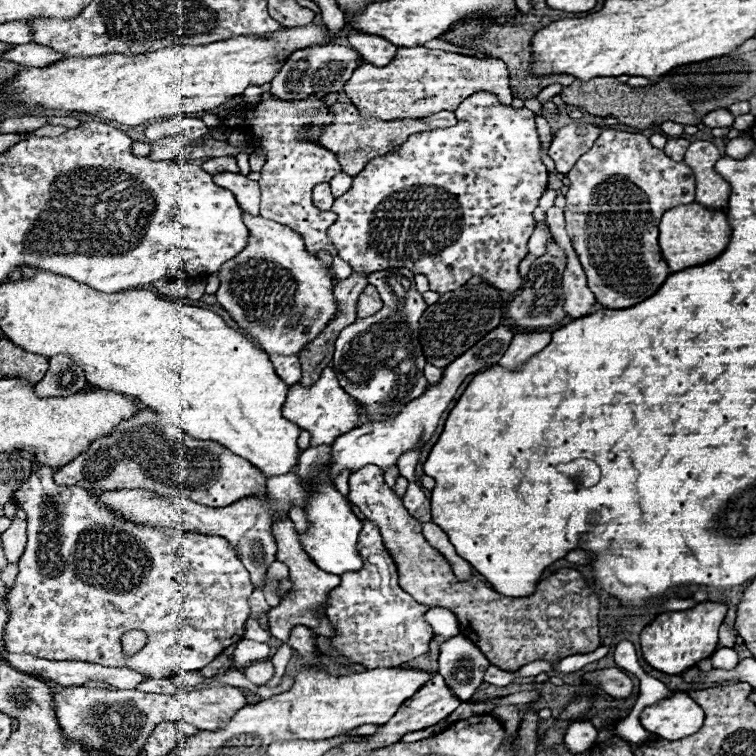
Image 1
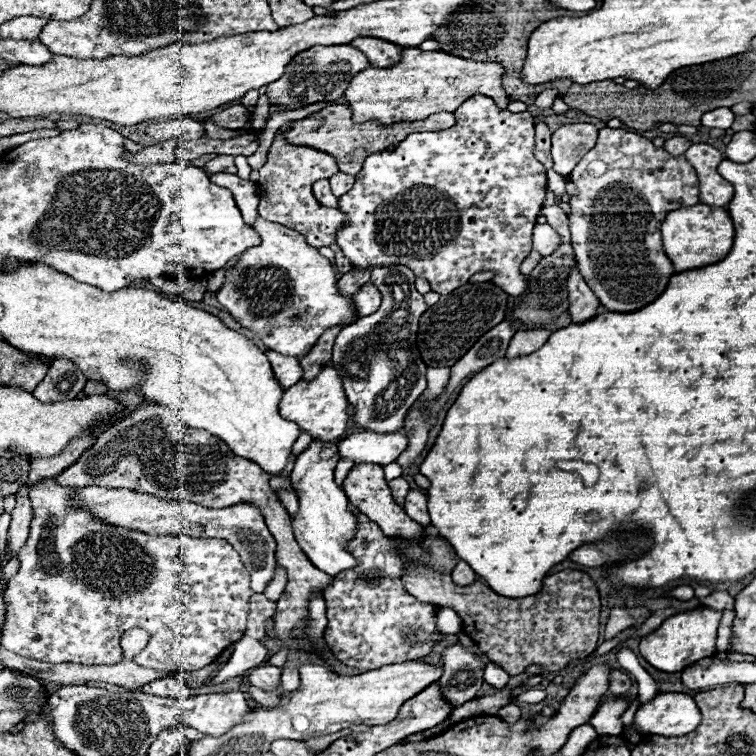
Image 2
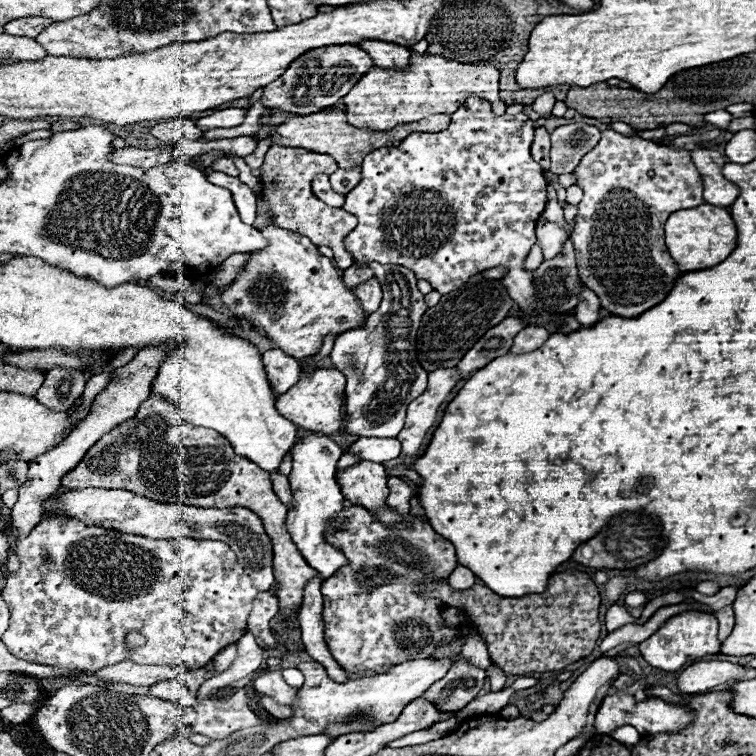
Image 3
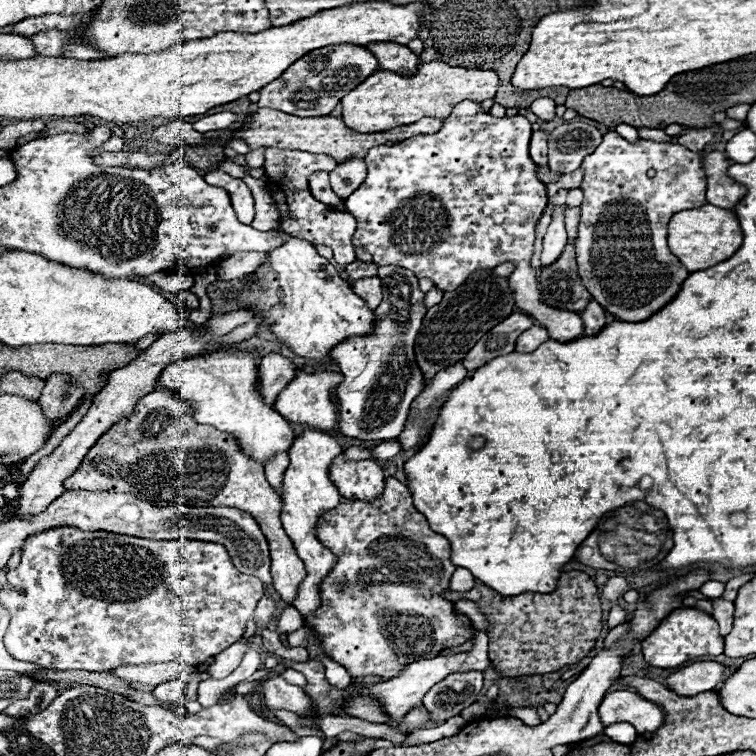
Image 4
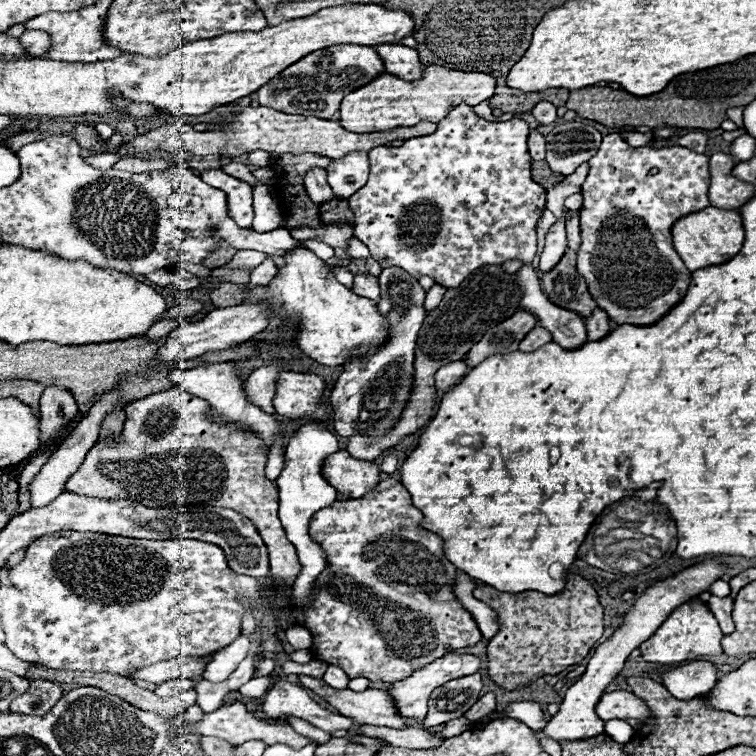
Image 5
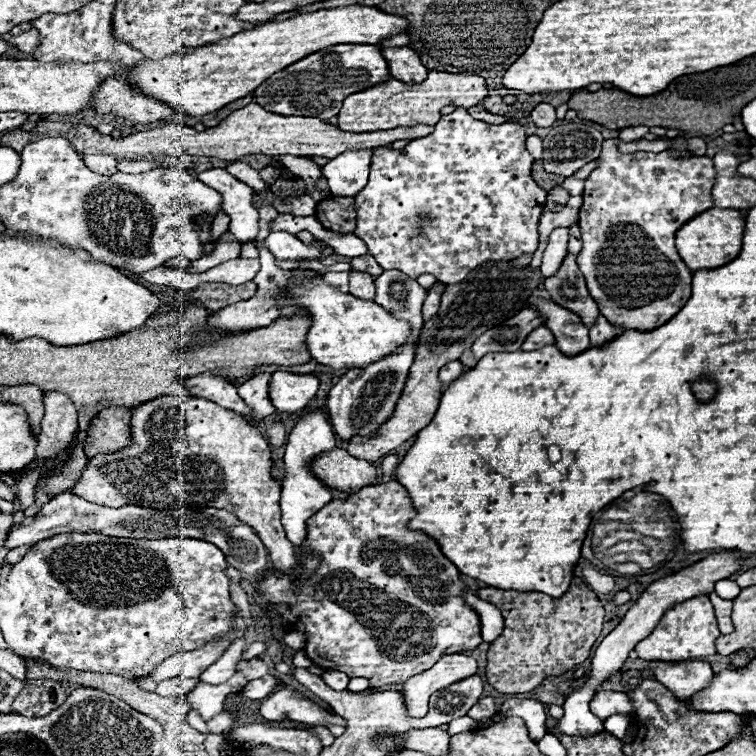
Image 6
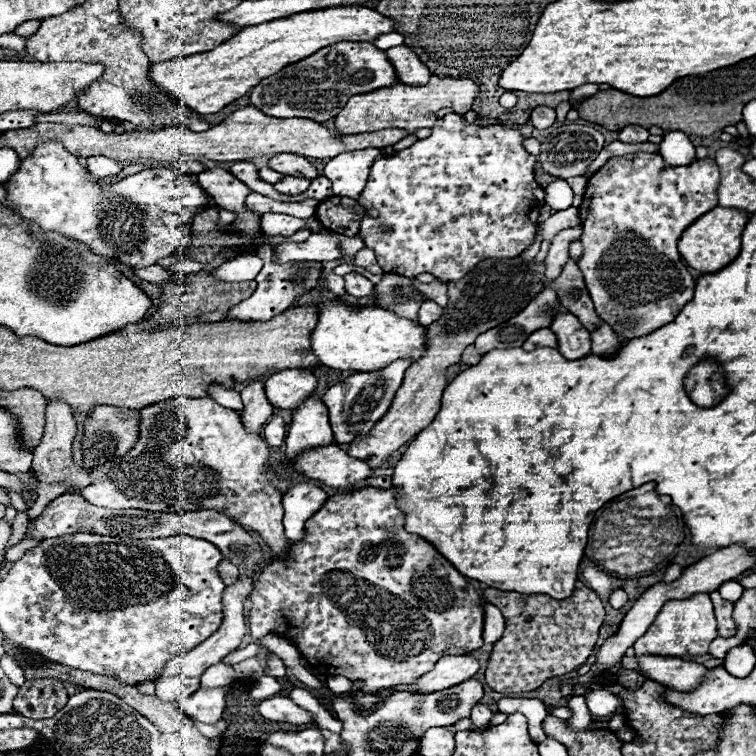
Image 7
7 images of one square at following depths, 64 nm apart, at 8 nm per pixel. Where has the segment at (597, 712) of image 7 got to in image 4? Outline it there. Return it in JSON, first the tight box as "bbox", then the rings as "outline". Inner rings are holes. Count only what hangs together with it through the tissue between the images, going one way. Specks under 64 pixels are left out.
{"bbox":[598,690,664,734],"outline":[[[626,690],[606,694],[598,708],[598,714],[604,726],[614,722],[630,722],[640,734],[646,730],[656,732],[664,722],[664,712],[656,704]]]}

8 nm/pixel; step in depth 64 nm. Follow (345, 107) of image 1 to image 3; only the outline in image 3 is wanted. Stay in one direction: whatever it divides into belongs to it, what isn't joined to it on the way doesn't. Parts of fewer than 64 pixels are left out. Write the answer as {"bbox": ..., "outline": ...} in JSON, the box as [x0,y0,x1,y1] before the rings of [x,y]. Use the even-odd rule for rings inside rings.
{"bbox":[252,108,450,168],"outline":[[[328,108],[328,110],[322,110],[322,112],[310,114],[310,116],[288,118],[278,128],[268,130],[270,116],[272,116],[272,110],[262,114],[262,120],[260,120],[262,128],[256,134],[252,134],[252,138],[256,142],[270,138],[272,144],[282,144],[282,146],[290,146],[290,148],[306,148],[306,150],[318,152],[318,154],[330,154],[338,162],[340,168],[352,168],[352,166],[360,164],[370,150],[376,150],[376,148],[382,148],[382,146],[394,146],[394,144],[402,142],[406,136],[410,136],[410,132],[440,132],[442,128],[446,128],[450,124],[448,114],[434,114],[434,116],[422,118],[422,120],[412,122],[412,124],[398,124],[392,130],[372,132],[372,130],[362,130],[362,128],[350,126],[346,122],[346,112],[336,112],[334,108]]]}

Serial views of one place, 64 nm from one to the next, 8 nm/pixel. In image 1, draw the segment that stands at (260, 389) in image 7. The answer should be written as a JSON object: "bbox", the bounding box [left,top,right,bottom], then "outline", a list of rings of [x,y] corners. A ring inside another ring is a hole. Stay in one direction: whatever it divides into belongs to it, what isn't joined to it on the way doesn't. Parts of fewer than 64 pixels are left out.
{"bbox":[270,354,300,384],"outline":[[[270,354],[270,360],[276,368],[276,374],[288,384],[296,384],[300,380],[300,362],[298,356],[278,356],[278,354]]]}

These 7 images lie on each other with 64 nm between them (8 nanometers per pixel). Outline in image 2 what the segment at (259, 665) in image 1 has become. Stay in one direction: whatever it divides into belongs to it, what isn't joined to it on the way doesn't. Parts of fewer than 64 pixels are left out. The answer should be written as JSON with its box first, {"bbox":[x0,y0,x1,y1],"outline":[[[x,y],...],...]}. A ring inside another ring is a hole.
{"bbox":[250,664,282,692],"outline":[[[264,664],[260,668],[254,668],[250,672],[250,684],[268,692],[268,690],[276,690],[280,686],[280,674],[282,670],[276,668],[276,666],[270,666],[270,664]]]}

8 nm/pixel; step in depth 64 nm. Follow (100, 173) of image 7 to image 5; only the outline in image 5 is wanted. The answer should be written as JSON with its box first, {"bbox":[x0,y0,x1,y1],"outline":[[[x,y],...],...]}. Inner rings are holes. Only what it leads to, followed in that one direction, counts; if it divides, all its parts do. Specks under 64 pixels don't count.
{"bbox":[86,152,122,170],"outline":[[[104,152],[104,154],[96,154],[96,156],[88,156],[86,162],[94,168],[100,168],[100,170],[106,170],[106,168],[112,168],[122,156],[114,154],[114,152]]]}

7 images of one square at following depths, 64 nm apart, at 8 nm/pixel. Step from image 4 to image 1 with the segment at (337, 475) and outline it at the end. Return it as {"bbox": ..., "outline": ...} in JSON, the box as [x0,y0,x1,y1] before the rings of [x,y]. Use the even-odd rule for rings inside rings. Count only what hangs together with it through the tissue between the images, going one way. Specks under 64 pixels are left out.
{"bbox":[348,466,600,672],"outline":[[[366,466],[352,472],[348,488],[348,500],[380,528],[386,548],[398,566],[400,586],[420,604],[452,610],[458,616],[462,634],[472,640],[494,666],[506,672],[518,672],[534,660],[558,664],[566,656],[590,654],[600,646],[600,602],[578,570],[562,568],[554,572],[552,576],[540,580],[538,590],[526,598],[502,596],[478,578],[458,582],[444,556],[422,536],[422,524],[406,512],[402,500],[386,486],[384,472],[380,468]]]}

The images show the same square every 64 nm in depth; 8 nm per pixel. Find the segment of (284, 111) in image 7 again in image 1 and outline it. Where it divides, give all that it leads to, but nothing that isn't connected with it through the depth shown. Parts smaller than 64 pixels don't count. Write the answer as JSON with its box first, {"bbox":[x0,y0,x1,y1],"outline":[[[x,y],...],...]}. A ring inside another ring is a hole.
{"bbox":[270,44,364,100],"outline":[[[326,44],[326,46],[310,46],[304,50],[296,50],[272,80],[270,94],[278,96],[280,100],[306,100],[310,96],[326,98],[332,92],[342,92],[346,80],[350,80],[354,68],[358,68],[360,64],[364,64],[360,60],[360,54],[350,46]]]}

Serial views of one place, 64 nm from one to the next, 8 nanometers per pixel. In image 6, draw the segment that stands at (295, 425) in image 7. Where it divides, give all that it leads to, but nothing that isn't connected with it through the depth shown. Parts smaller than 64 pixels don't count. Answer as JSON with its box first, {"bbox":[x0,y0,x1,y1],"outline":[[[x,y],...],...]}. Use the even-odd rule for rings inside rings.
{"bbox":[280,408,336,546],"outline":[[[308,408],[304,414],[298,416],[296,426],[292,428],[288,442],[286,442],[286,476],[282,482],[282,498],[280,498],[280,508],[282,508],[282,524],[286,528],[286,536],[294,546],[302,546],[306,538],[306,520],[314,516],[322,506],[326,506],[332,498],[330,490],[310,472],[310,460],[318,456],[320,452],[328,452],[336,446],[334,432],[328,424],[326,414],[320,408]]]}

